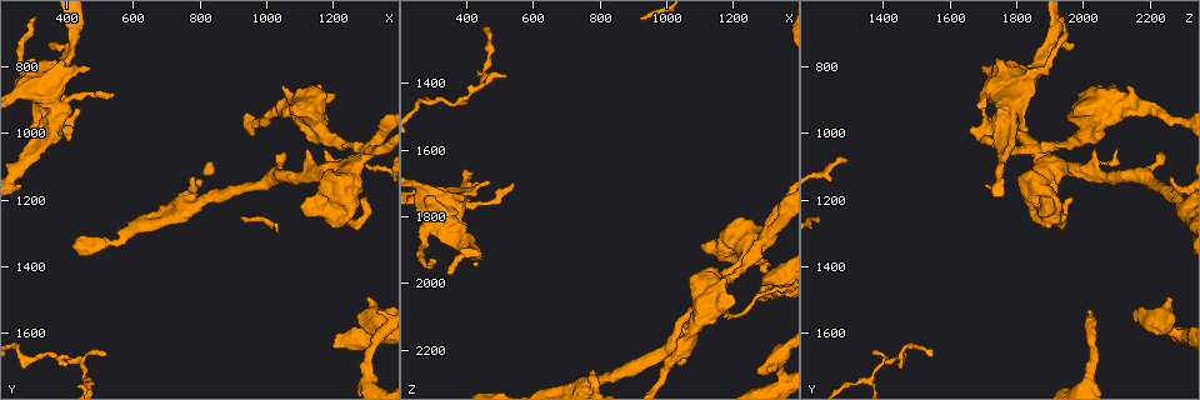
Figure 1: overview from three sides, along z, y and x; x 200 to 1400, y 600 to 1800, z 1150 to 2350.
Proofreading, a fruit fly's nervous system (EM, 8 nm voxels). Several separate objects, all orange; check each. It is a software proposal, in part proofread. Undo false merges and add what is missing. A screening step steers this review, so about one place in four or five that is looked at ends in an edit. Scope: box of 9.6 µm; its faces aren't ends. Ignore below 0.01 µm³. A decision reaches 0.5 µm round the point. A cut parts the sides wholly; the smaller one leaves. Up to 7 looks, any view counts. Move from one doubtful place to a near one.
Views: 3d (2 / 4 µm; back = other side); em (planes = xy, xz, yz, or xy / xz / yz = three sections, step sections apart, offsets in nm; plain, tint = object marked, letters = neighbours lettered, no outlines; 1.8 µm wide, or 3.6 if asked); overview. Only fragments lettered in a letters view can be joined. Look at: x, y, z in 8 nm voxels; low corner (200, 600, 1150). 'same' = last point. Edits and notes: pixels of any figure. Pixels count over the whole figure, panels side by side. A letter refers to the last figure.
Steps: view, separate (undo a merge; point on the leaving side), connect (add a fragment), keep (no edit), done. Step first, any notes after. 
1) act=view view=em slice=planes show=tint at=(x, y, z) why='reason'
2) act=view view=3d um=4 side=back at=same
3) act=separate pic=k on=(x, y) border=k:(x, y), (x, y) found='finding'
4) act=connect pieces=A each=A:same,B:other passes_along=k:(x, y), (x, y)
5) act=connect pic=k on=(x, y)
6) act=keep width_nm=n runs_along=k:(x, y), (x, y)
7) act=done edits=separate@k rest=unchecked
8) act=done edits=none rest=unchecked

act=view view=3d um=2 side=back at=(1340, 1530, 2020)

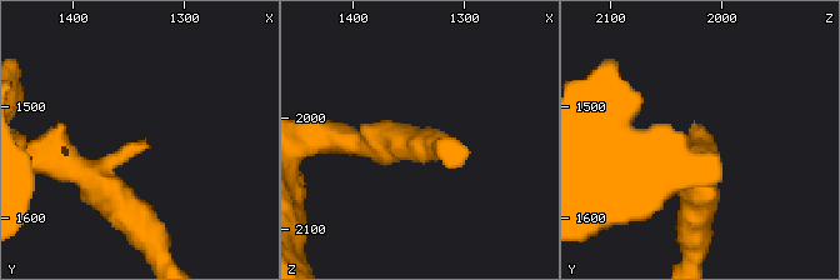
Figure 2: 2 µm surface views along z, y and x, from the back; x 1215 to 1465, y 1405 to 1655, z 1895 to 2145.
act=view view=em slice=planes show=letters at=same

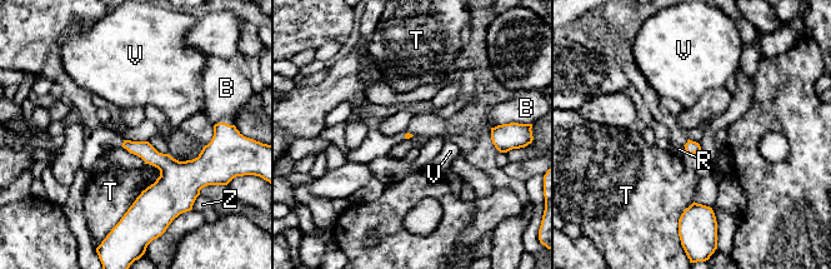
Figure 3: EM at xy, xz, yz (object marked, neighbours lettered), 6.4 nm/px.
act=keep each=B:other,R:other,T:other,V:other,Z:other border=3:(682, 145), (686, 152) found='none of them fits'

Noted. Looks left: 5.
act=view view=em um=3.6 slice=planes show=tint at=(1240, 1220, 1870) why='sudden change in width'

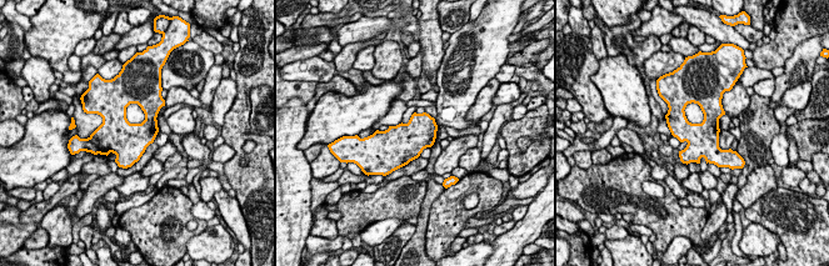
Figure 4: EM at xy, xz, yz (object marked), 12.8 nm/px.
act=view view=em um=3.6 slice=planes show=letters at=same why='see the neighbours'

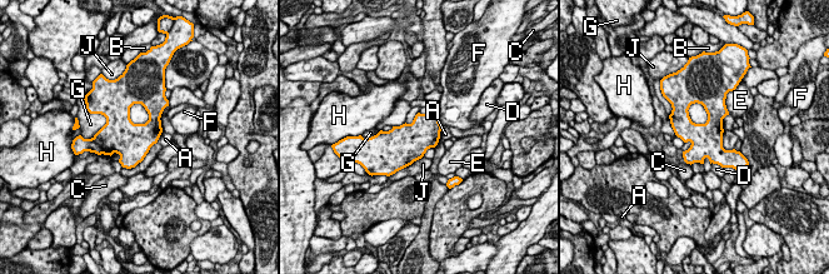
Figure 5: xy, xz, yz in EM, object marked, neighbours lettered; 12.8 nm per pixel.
act=keep each=A:other,B:other,C:other,D:other,E:other,F:other,G:other,H:other,J:other border=5:(423, 155), (395, 172) found='one neuron here'

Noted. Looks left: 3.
act=view view=em um=3.6 slice=xz step=16 show=letters at=(390, 900, 1760) why='calibre changes'

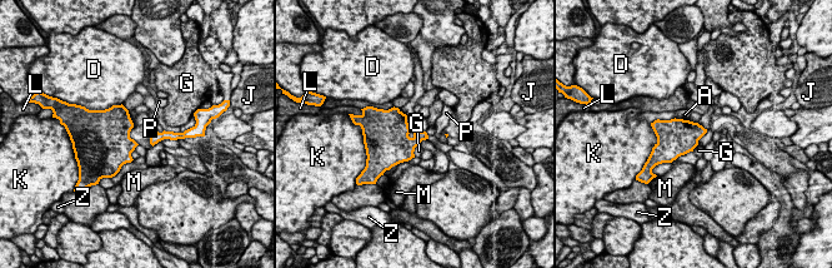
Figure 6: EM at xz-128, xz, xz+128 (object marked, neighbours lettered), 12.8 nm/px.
act=keep longest_contact=D:280nm each=A:other,D:other,G:other,J:other,K:other,L:other,M:other,P:other,Z:other border=6:(419, 144), (415, 148), (414, 155) found='one neuron here'

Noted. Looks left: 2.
act=done edits=none rest=unchecked

